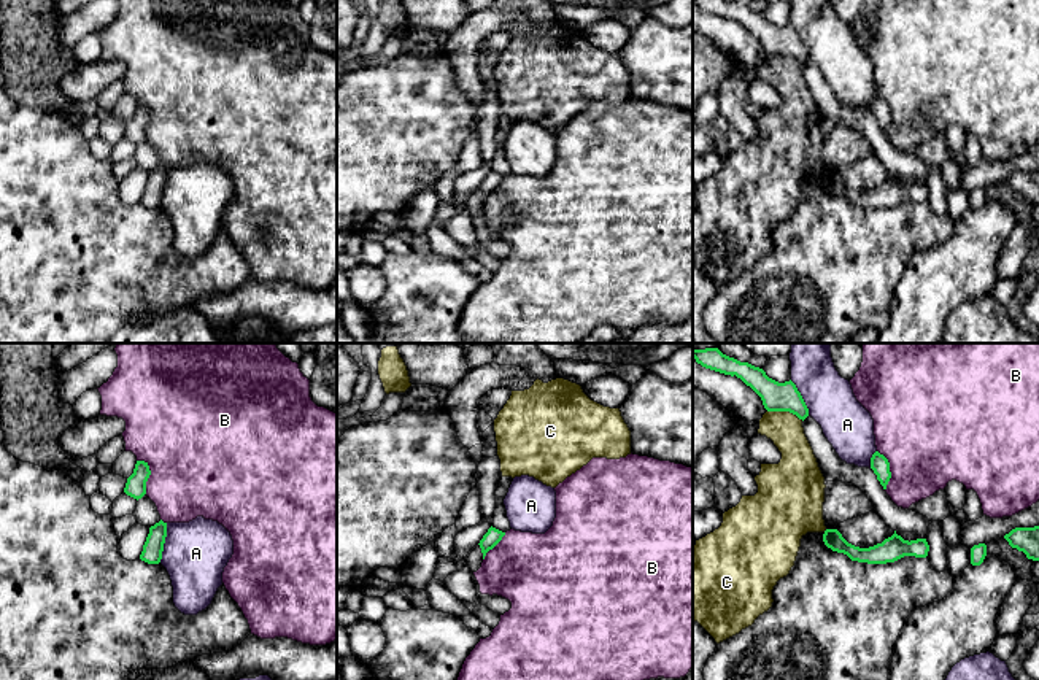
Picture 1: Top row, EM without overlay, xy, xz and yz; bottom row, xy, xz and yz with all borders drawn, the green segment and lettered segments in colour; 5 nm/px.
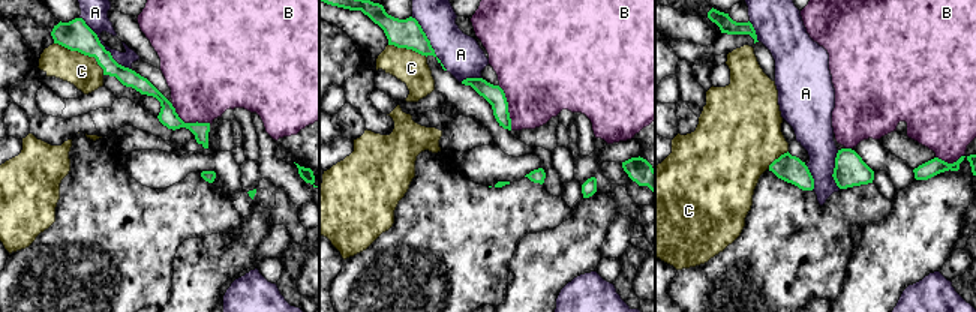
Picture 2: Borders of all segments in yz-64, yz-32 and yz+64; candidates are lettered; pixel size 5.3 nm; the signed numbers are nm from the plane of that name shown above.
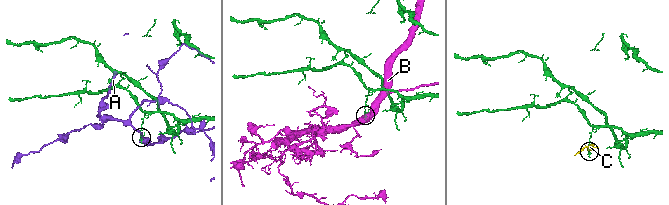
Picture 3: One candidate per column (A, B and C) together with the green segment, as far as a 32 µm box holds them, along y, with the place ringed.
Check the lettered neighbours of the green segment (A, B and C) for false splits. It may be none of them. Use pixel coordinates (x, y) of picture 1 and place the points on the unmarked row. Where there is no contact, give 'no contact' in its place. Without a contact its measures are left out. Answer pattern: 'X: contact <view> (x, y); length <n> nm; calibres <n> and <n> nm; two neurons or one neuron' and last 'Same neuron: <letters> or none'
A: contact xy (164, 186); length 200 nm; calibres 100 and 320 nm; two neurons
B: contact xy (150, 118); length 180 nm; calibres 110 and 480 nm; two neurons
C: contact yz (785, 54); length 190 nm; calibres 150 and 180 nm; two neurons
Same neuron: none

